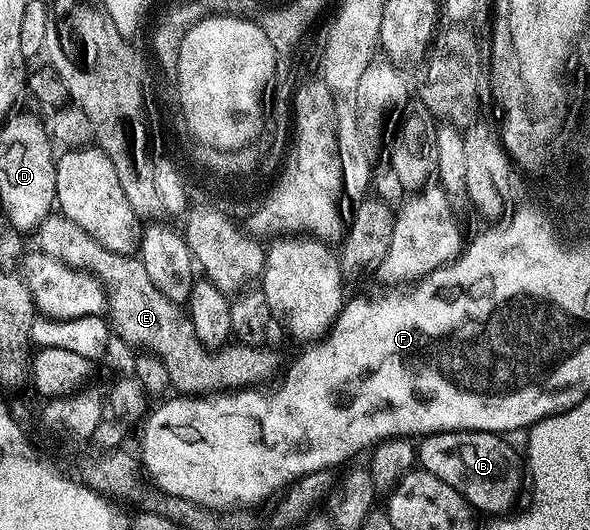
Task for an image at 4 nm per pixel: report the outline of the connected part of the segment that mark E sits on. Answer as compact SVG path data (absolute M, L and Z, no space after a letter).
M54 213L45 218L37 227L35 238L41 246L39 249L41 255L50 255L53 259L63 261L80 271L89 271L104 283L109 292L111 316L113 315L111 327L116 338L118 335L123 342L137 347L133 349L144 349L152 355L158 355L163 365L167 365L167 377L170 384L174 388L178 387L176 390L180 394L207 395L226 389L253 389L264 384L261 383L264 379L272 377L277 367L277 355L273 351L268 351L268 346L252 347L246 343L230 341L225 346L216 349L205 347L203 341L195 337L195 329L191 325L188 314L183 310L182 304L171 301L163 292L155 289L155 284L151 281L151 277L147 277L147 269L141 263L140 258L123 253L111 253L111 249L99 245L99 241L91 237L91 233L86 233L80 225L75 225L75 221L71 221L66 215L60 213Z

